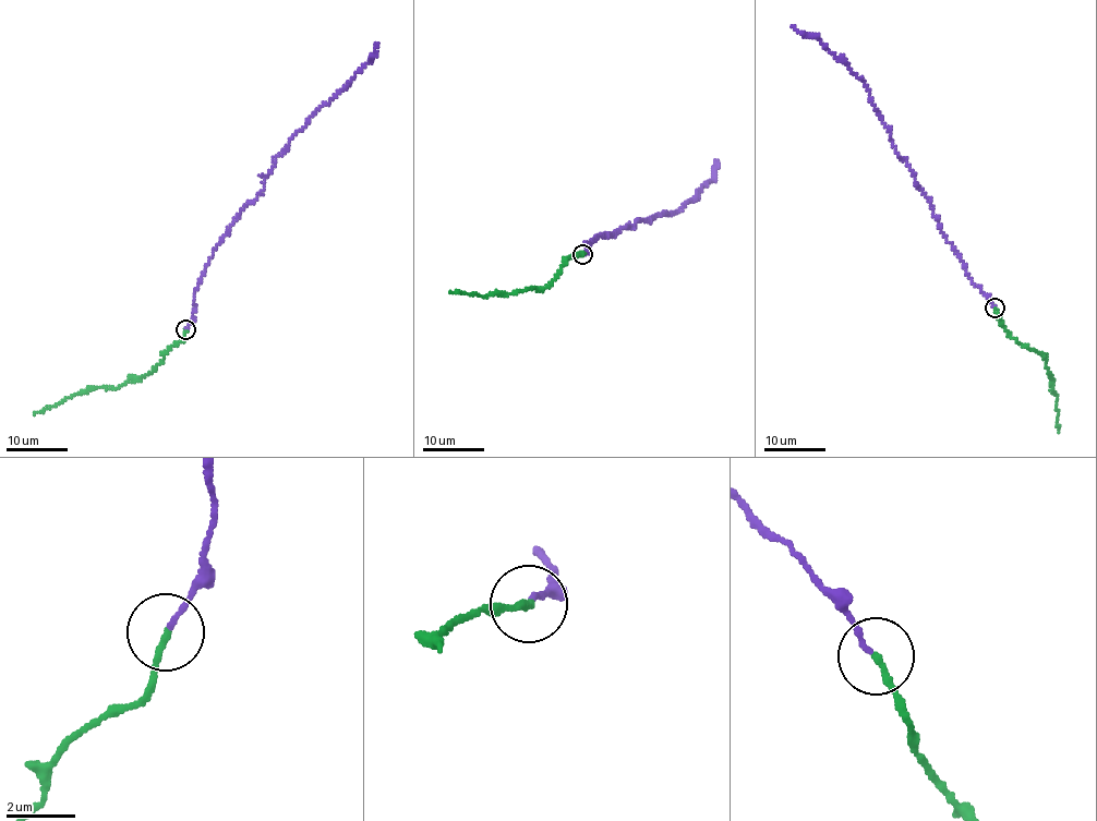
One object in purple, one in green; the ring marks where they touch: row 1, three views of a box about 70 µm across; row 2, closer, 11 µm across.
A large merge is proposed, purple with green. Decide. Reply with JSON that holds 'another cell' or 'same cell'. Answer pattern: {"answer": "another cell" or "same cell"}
{"answer": "another cell"}

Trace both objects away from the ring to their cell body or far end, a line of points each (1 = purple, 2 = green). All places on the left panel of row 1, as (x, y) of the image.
1: (185, 329), (214, 250), (261, 191), (273, 160), (370, 61), (375, 43)
2: (185, 329), (183, 338), (172, 346), (151, 373), (128, 378), (118, 388), (88, 387), (33, 414)

